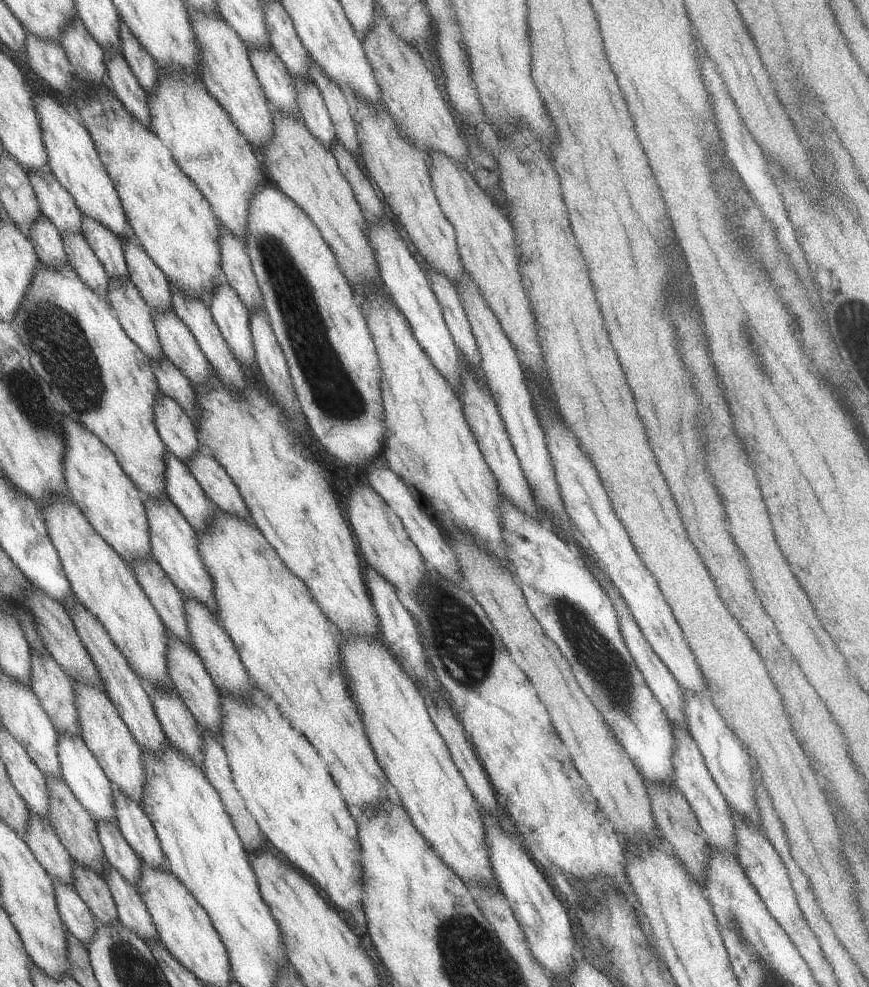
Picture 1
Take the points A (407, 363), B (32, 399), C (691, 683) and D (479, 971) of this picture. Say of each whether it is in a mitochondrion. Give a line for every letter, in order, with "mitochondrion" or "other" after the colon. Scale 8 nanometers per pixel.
A: other
B: mitochondrion
C: other
D: mitochondrion

